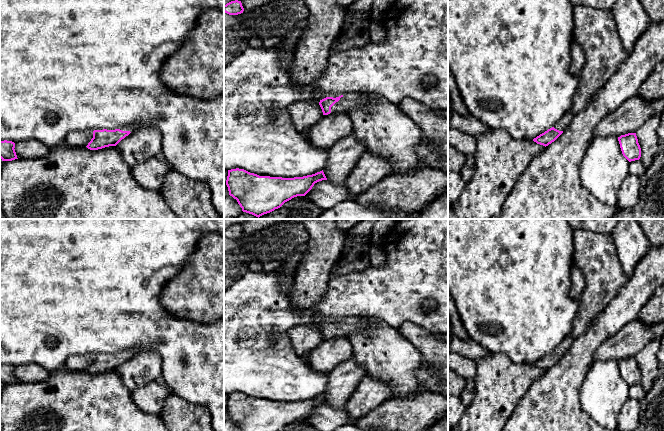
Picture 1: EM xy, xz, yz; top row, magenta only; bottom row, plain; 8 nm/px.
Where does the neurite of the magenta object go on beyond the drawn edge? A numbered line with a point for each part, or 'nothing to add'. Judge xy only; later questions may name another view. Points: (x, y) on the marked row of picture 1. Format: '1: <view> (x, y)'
1: xy (131, 128)

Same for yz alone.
1: yz (561, 125)

